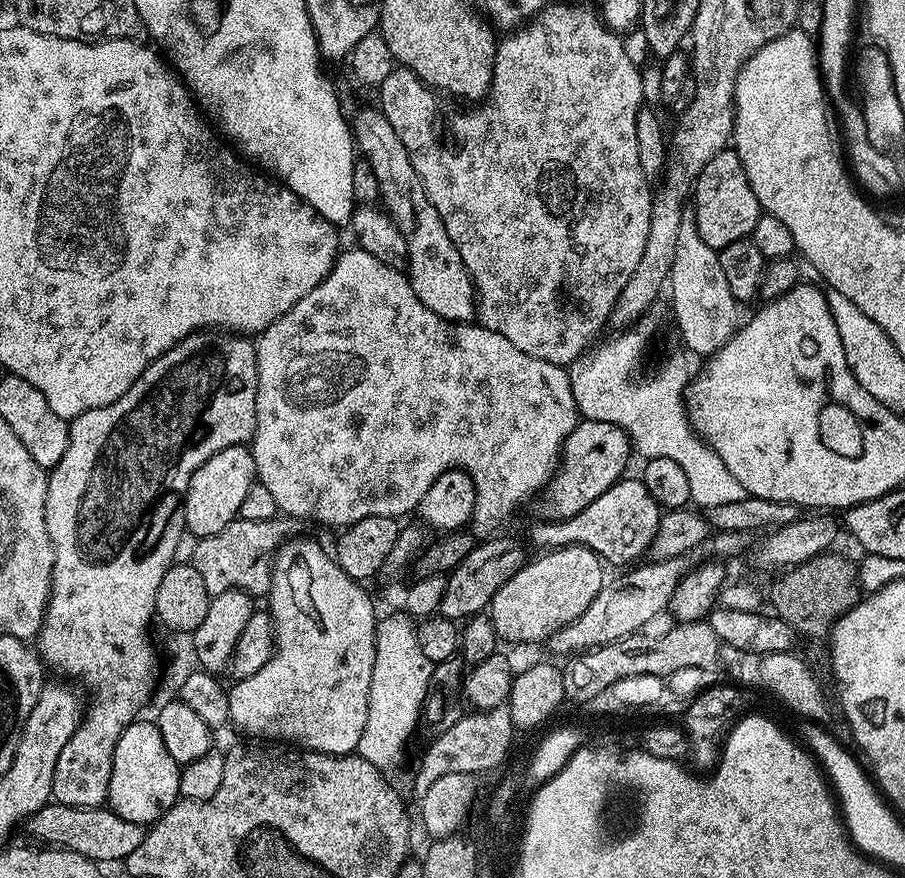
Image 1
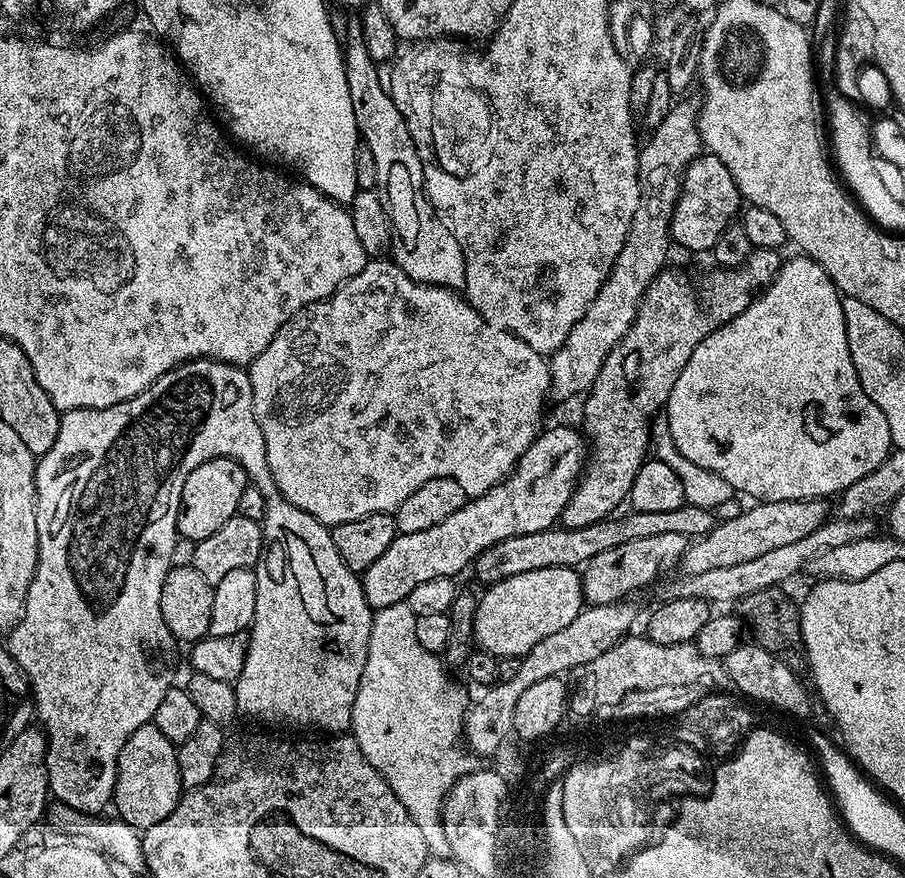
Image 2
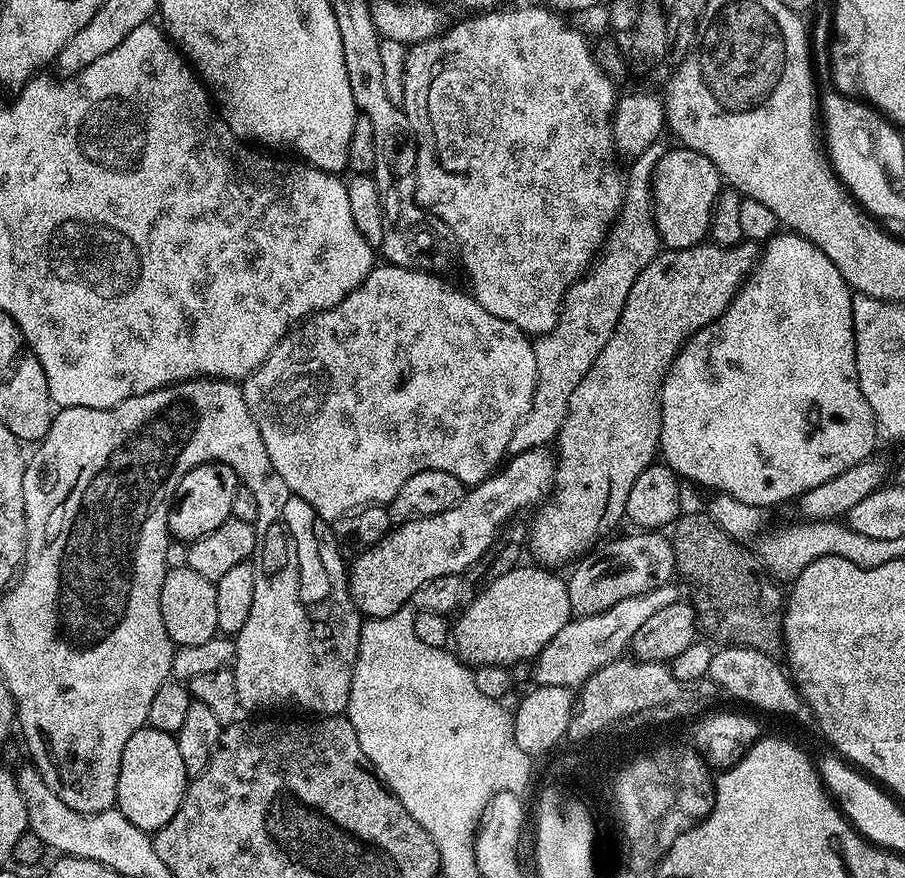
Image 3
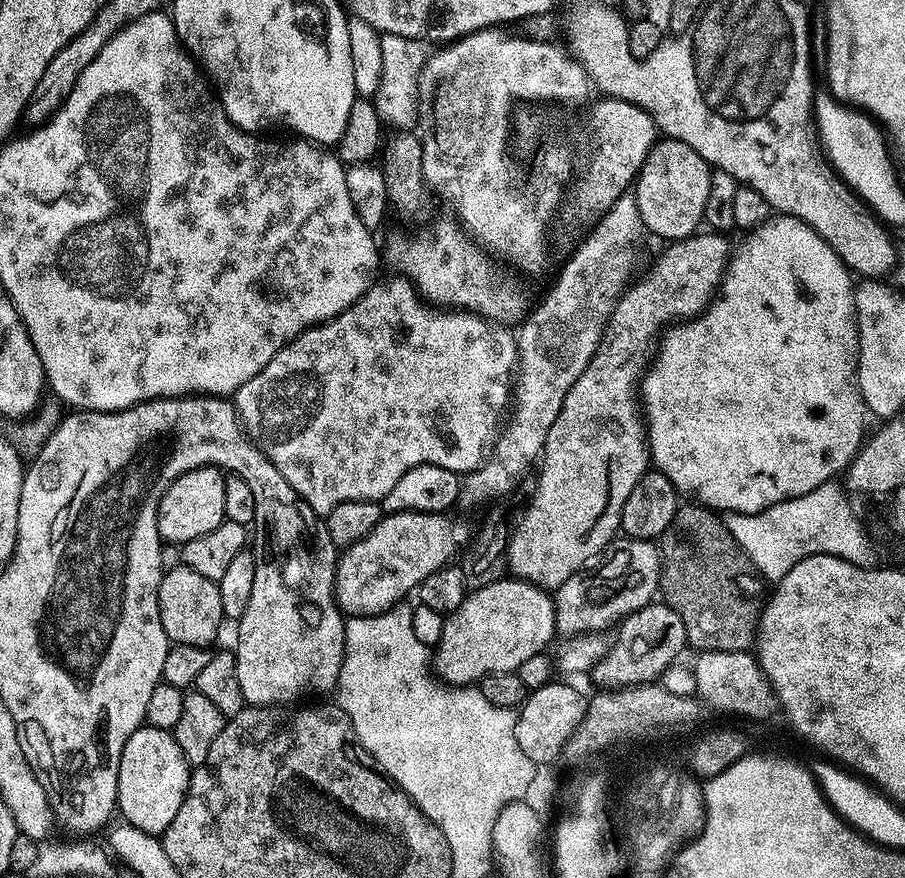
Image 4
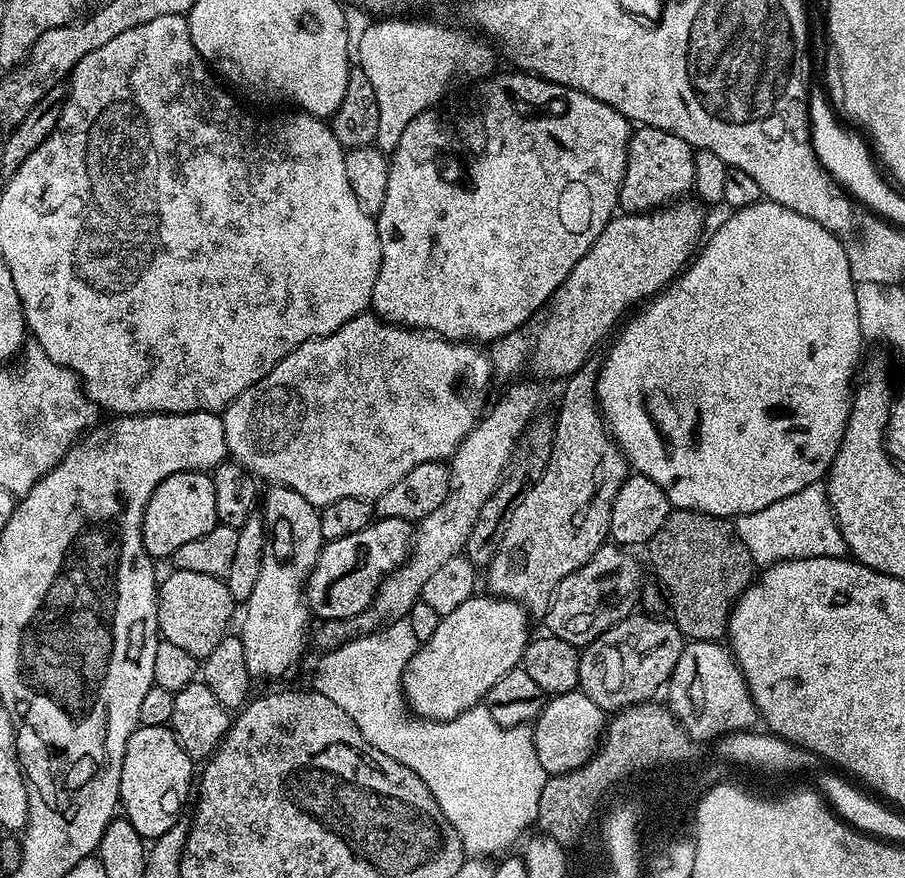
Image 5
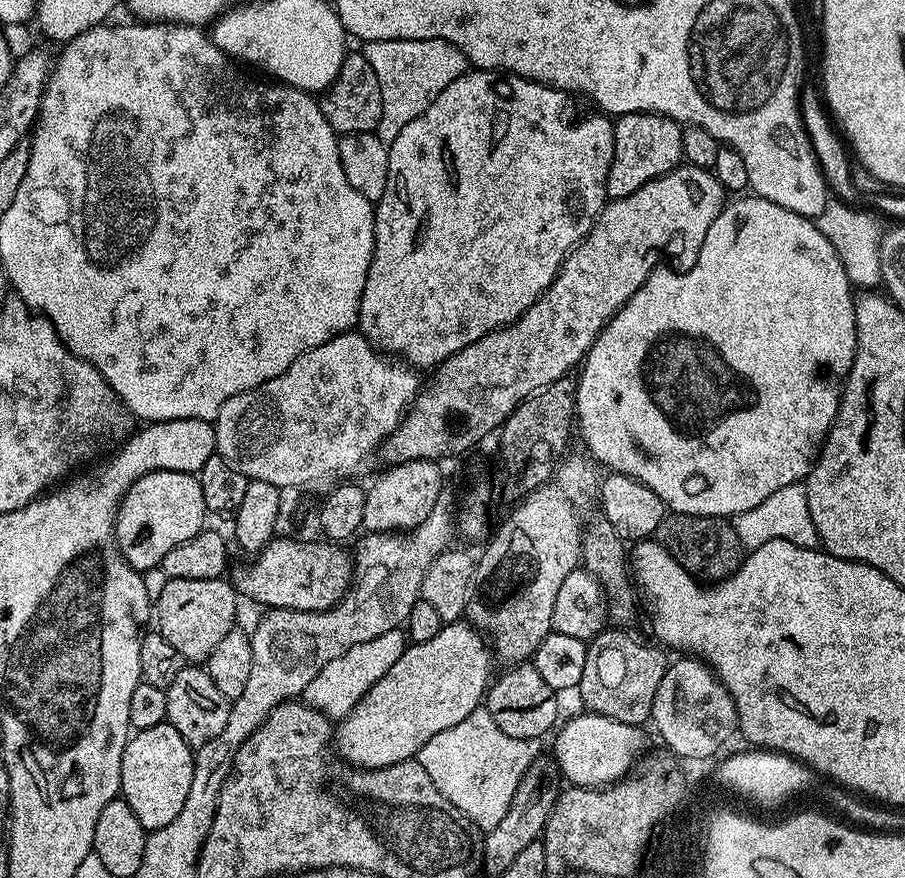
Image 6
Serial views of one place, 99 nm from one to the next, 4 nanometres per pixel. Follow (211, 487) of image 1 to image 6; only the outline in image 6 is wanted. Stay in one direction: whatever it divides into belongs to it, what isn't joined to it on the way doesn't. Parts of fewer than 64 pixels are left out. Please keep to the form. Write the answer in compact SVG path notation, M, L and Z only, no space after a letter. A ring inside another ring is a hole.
M162 470L151 472L134 482L116 509L116 544L124 561L144 573L160 566L162 558L186 538L194 538L205 527L206 509L199 479L190 472Z

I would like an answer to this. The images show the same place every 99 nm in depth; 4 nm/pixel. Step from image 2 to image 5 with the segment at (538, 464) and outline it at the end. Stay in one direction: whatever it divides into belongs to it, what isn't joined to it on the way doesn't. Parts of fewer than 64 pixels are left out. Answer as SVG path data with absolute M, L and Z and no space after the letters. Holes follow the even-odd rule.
M385 516L373 519L367 528L358 530L358 534L346 534L346 538L327 541L315 566L308 574L306 603L311 615L321 616L321 621L324 622L352 622L360 611L361 615L371 605L376 591L380 589L380 581L409 555L413 540L414 528L409 521L397 516Z

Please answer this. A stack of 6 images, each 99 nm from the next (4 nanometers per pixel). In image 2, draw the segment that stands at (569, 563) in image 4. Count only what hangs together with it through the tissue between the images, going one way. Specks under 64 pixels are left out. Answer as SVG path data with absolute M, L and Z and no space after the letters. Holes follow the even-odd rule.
M753 248L741 268L720 268L705 282L704 305L700 305L691 282L672 266L665 267L650 282L630 330L606 354L598 378L594 378L583 397L582 432L590 451L570 502L564 508L563 527L581 528L607 520L620 503L627 501L634 478L649 455L654 421L665 411L682 366L690 362L690 354L698 350L702 338L742 314L755 297L771 286L781 263L781 249Z

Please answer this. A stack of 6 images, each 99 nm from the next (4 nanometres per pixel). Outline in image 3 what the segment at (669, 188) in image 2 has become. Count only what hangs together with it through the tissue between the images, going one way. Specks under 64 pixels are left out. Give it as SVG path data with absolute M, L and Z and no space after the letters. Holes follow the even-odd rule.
M657 142L651 144L642 154L638 154L631 161L632 164L626 168L626 183L624 186L624 201L620 207L620 212L616 216L616 222L612 225L611 232L608 233L607 241L602 251L597 255L593 265L587 273L580 277L575 284L568 290L564 297L563 311L559 313L560 321L534 344L534 362L536 363L536 389L532 405L520 425L514 430L510 438L509 453L515 454L525 452L531 448L543 448L551 445L555 441L556 435L560 432L562 422L568 413L570 406L570 394L574 394L578 382L586 378L586 370L594 366L594 358L610 342L610 338L616 332L616 327L622 314L622 306L626 306L626 294L630 294L630 286L646 266L661 251L662 245L660 235L656 229L656 213L652 202L652 175L658 166L660 159L664 157L666 151L665 145Z

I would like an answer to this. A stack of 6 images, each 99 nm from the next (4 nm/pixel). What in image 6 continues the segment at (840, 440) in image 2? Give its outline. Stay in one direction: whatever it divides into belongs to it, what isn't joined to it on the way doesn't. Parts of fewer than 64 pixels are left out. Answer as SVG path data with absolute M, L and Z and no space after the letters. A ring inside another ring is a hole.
M744 194L733 200L736 200L733 204L732 201L725 203L724 209L718 214L718 218L714 218L710 230L706 230L706 242L702 242L702 250L698 254L698 262L694 262L691 270L688 272L673 272L671 268L661 266L648 275L646 282L621 306L618 314L614 314L612 321L598 334L594 346L590 346L587 356L582 361L582 367L579 369L579 372L581 371L580 376L578 375L578 379L576 380L575 423L578 425L578 436L584 439L585 446L589 448L587 451L590 453L591 459L597 465L603 466L605 464L605 469L613 472L621 472L638 482L642 482L646 486L650 486L650 490L654 490L654 494L658 494L658 498L662 498L665 509L688 515L731 518L737 516L740 512L754 510L754 506L758 506L758 502L766 502L766 498L770 498L770 494L774 494L774 490L782 490L782 486L790 486L791 484L803 481L808 473L811 472L812 466L816 462L816 457L820 455L820 447L828 439L828 432L832 428L834 418L838 414L840 393L844 386L844 380L848 377L848 371L854 362L854 354L856 353L856 301L854 299L854 285L848 280L844 264L838 258L834 246L830 246L826 234L822 234L820 227L809 219L809 217L794 214L790 210L786 210L782 206L778 206L761 196Z

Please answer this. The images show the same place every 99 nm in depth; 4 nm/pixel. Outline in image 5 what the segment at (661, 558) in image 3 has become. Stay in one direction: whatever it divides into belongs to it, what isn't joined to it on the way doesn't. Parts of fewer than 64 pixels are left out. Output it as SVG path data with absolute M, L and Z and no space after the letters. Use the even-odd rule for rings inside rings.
M606 542L590 558L590 562L566 574L566 578L558 582L550 602L550 610L542 617L542 624L548 627L545 628L547 635L557 636L575 646L583 646L637 611L640 564L628 552L631 551Z

